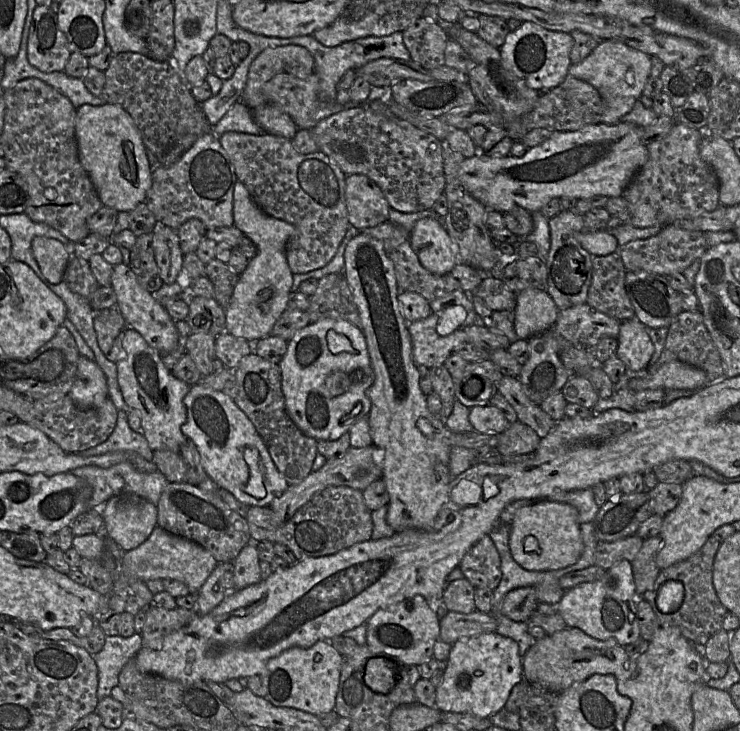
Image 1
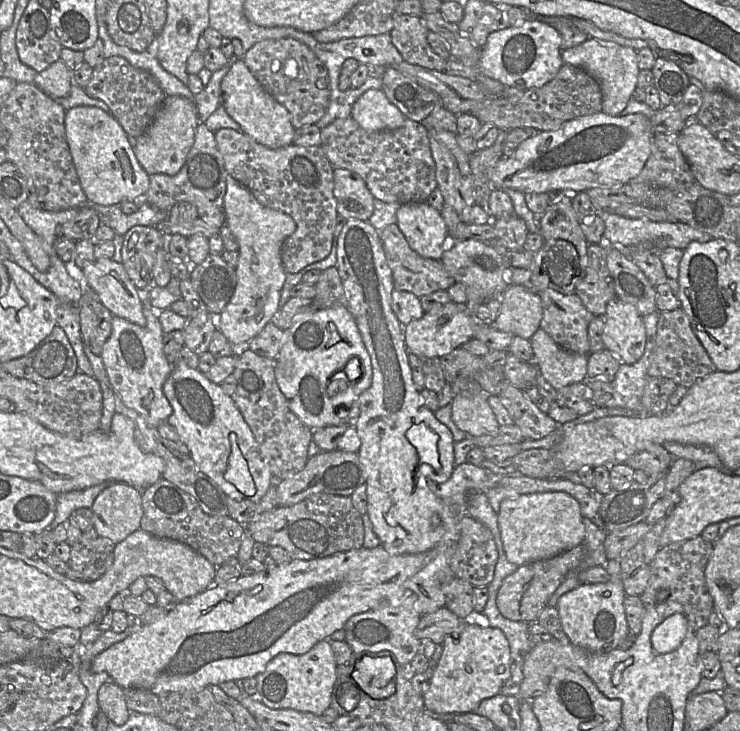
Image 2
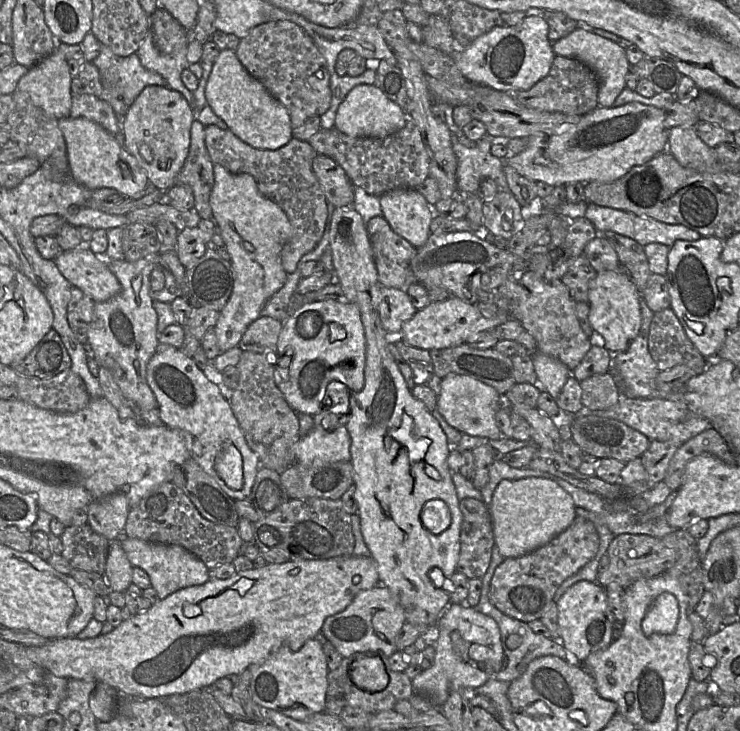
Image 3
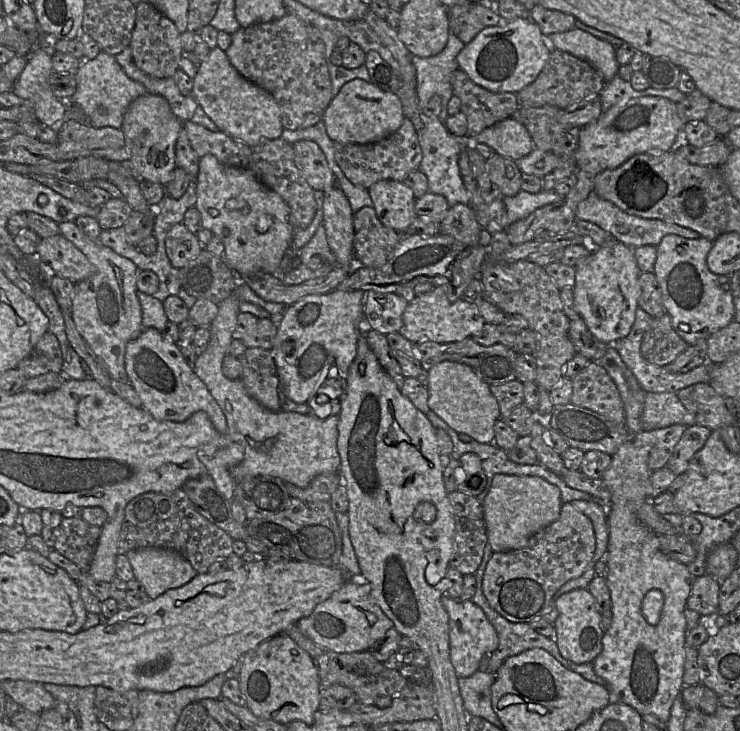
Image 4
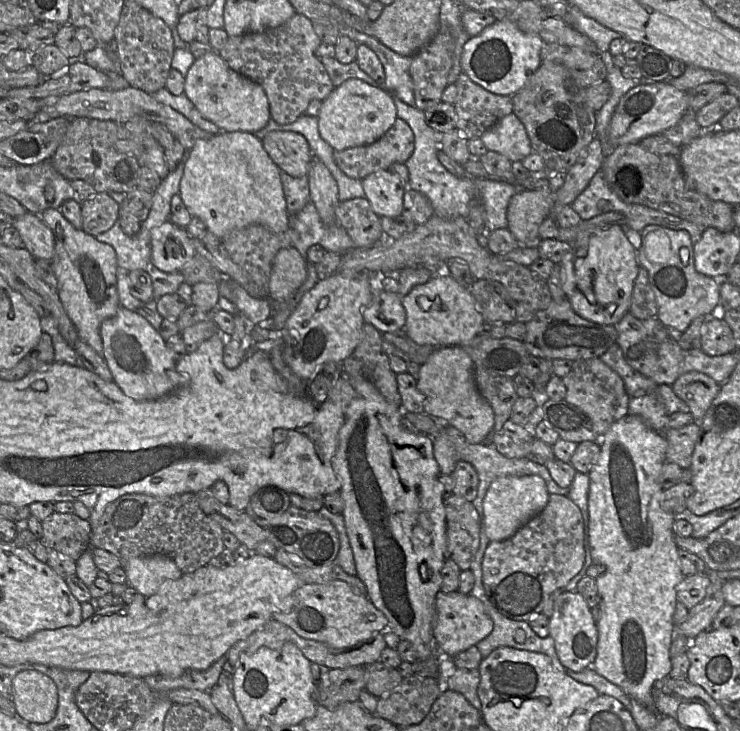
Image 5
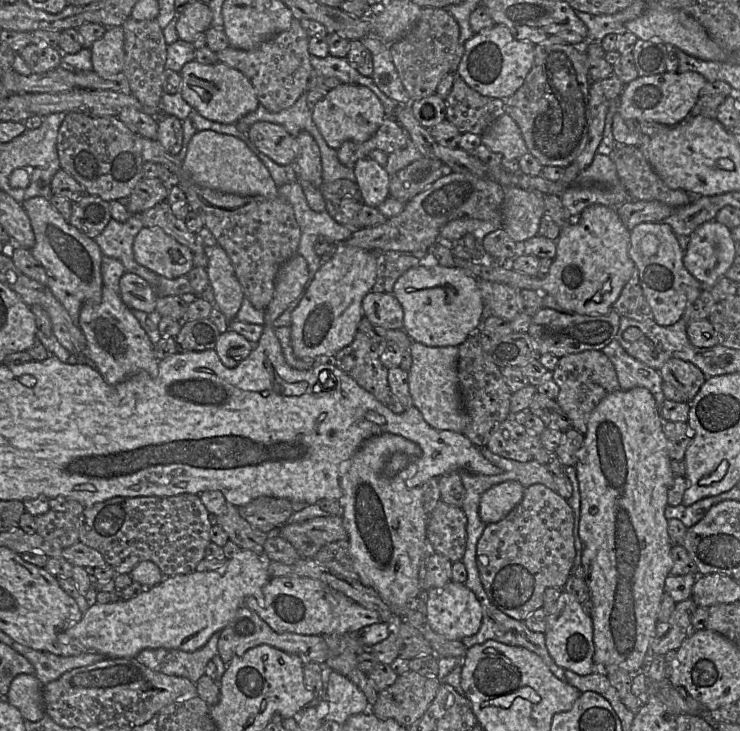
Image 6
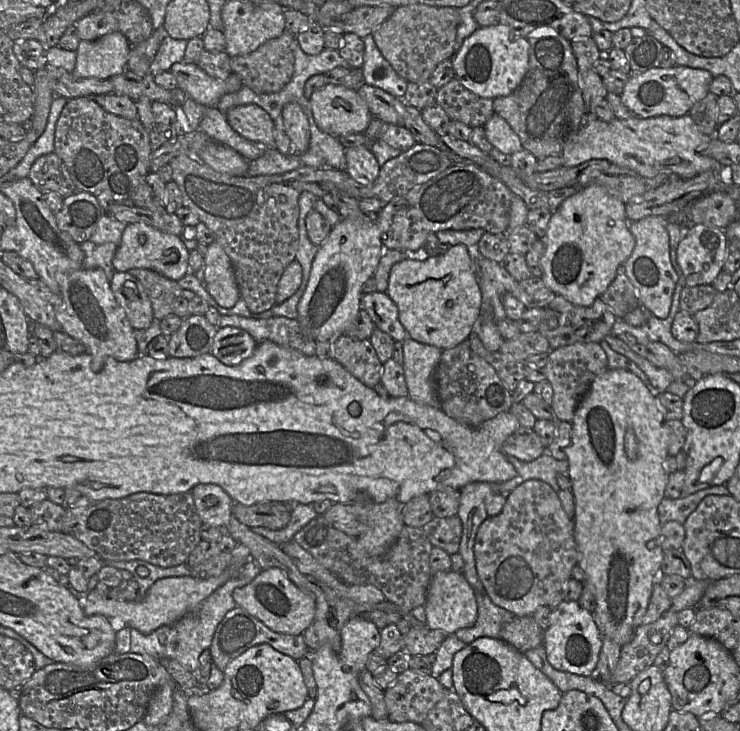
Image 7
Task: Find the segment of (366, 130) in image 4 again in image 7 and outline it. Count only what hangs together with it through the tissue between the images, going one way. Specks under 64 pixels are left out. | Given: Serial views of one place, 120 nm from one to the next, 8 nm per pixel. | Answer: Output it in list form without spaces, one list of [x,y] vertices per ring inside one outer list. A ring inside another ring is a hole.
[[[326,84],[309,101],[317,126],[335,138],[363,134],[373,118],[357,90],[344,86]]]

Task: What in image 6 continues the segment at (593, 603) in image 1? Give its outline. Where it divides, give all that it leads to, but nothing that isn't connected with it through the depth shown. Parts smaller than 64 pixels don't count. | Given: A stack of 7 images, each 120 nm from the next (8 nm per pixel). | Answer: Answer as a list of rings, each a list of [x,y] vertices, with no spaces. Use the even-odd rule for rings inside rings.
[[[566,591],[560,595],[554,612],[547,615],[544,634],[548,652],[558,666],[579,675],[589,675],[596,670],[593,662],[595,645],[592,618],[574,595]]]

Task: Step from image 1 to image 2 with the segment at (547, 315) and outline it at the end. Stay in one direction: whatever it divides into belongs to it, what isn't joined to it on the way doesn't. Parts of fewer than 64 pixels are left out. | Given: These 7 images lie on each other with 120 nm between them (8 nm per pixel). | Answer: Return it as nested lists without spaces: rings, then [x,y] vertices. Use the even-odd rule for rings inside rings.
[[[512,285],[501,294],[500,314],[491,326],[530,340],[540,329],[542,317],[543,307],[539,294],[532,288]]]

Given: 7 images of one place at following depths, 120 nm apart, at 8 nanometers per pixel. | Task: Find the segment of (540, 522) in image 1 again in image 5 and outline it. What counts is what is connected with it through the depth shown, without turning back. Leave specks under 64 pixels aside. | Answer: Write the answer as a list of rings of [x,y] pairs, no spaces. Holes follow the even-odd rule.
[[[537,475],[502,476],[494,479],[483,498],[482,528],[490,541],[505,540],[546,506],[550,493]]]

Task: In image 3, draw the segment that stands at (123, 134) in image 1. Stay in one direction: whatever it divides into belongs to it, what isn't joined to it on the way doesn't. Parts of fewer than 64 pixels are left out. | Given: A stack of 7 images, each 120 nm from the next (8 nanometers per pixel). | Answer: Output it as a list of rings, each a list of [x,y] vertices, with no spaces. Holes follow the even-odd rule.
[[[82,117],[62,118],[58,121],[58,127],[66,143],[69,175],[76,183],[90,190],[111,188],[130,199],[143,196],[150,181],[134,157],[117,142],[113,134],[98,123]]]

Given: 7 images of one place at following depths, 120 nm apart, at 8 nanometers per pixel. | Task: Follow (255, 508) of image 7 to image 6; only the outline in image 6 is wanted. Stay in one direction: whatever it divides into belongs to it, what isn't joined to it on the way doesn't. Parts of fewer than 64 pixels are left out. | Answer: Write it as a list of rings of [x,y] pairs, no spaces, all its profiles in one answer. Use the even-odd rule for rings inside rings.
[[[262,496],[237,508],[251,526],[266,533],[284,525],[293,514],[291,501],[285,498]]]

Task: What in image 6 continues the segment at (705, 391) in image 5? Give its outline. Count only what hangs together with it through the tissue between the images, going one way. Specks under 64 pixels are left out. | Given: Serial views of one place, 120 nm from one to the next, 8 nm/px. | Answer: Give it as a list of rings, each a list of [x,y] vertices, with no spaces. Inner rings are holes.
[[[671,358],[659,370],[663,381],[684,393],[690,402],[698,393],[707,377],[694,364],[678,358]]]

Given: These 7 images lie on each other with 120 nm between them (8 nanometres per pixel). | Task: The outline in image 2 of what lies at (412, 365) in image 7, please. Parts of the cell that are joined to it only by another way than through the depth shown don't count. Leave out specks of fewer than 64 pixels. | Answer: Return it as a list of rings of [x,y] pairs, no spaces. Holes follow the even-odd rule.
[[[486,392],[474,397],[454,396],[451,402],[452,419],[462,431],[481,436],[496,432],[500,425],[488,403]]]

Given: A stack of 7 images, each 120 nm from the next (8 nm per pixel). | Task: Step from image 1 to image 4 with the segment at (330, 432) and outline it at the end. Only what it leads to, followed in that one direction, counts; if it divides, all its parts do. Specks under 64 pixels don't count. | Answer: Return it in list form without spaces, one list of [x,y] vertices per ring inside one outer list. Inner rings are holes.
[[[332,290],[308,295],[287,306],[278,327],[271,354],[285,396],[296,403],[308,403],[317,396],[318,387],[331,374],[346,380],[357,355],[358,339],[364,332],[364,296],[362,290]]]

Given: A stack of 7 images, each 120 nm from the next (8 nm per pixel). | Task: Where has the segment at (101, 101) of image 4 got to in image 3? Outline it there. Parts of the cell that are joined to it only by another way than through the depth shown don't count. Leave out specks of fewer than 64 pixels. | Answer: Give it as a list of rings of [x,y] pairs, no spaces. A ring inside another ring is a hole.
[[[101,44],[99,55],[92,61],[99,71],[102,84],[101,99],[108,102],[120,120],[139,93],[147,86],[167,86],[165,79],[158,73],[147,70],[140,62],[137,54],[118,56],[111,49]]]

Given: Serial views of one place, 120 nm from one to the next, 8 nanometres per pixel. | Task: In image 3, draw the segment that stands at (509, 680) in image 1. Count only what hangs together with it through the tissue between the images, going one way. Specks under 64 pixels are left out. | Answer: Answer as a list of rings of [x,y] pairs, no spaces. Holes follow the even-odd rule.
[[[450,603],[438,620],[434,664],[412,680],[415,693],[442,707],[452,690],[475,689],[495,679],[503,669],[504,650],[496,621],[467,604]]]

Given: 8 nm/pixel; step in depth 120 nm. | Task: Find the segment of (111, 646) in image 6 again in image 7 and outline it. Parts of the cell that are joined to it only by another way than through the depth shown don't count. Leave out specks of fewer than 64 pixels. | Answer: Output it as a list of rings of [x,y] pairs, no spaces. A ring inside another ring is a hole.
[[[240,543],[237,544],[231,555],[231,564],[220,574],[207,579],[199,579],[192,576],[160,579],[150,587],[146,596],[141,601],[118,602],[102,598],[95,589],[88,591],[83,593],[82,609],[87,616],[104,616],[115,632],[121,628],[128,627],[136,629],[143,634],[150,634],[161,626],[173,625],[178,622],[185,614],[195,609],[220,586],[237,577],[244,565],[251,560],[249,548]]]

